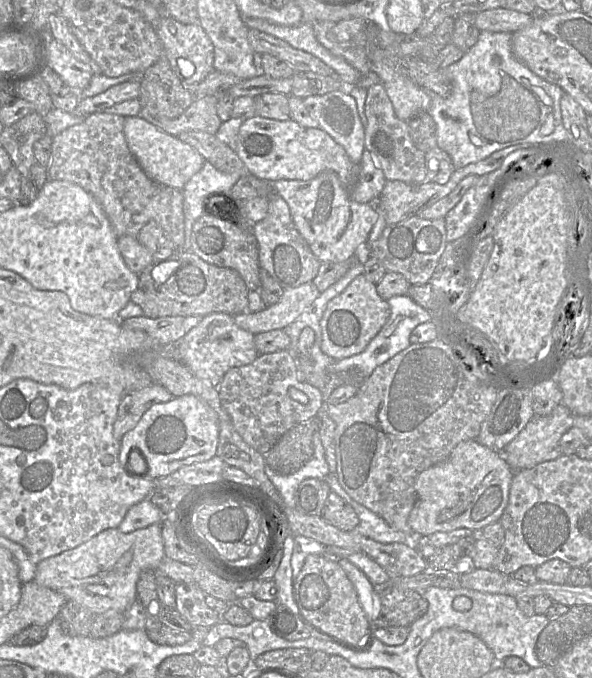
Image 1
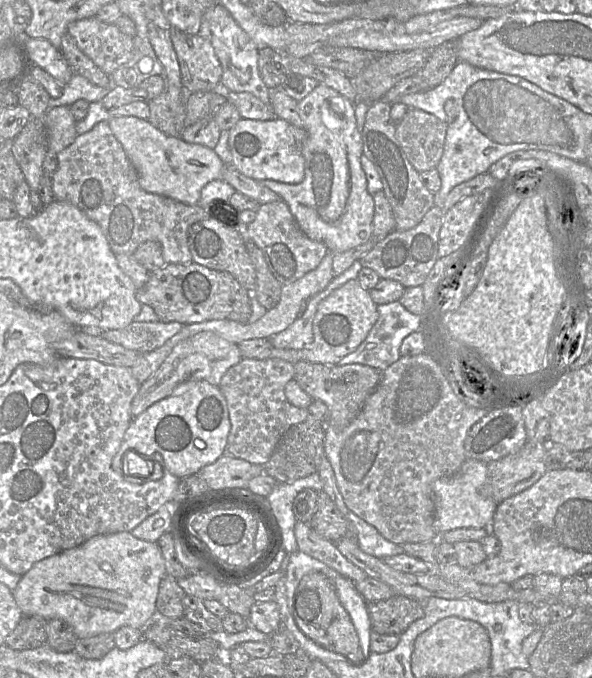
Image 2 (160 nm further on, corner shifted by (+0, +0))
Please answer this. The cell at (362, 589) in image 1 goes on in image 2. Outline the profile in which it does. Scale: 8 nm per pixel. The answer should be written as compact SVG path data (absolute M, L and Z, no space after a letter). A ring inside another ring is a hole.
M339 573L338 575L335 578L334 587L342 606L349 614L357 631L361 655L363 654L363 658L366 660L371 653L369 603L356 590L353 581Z

